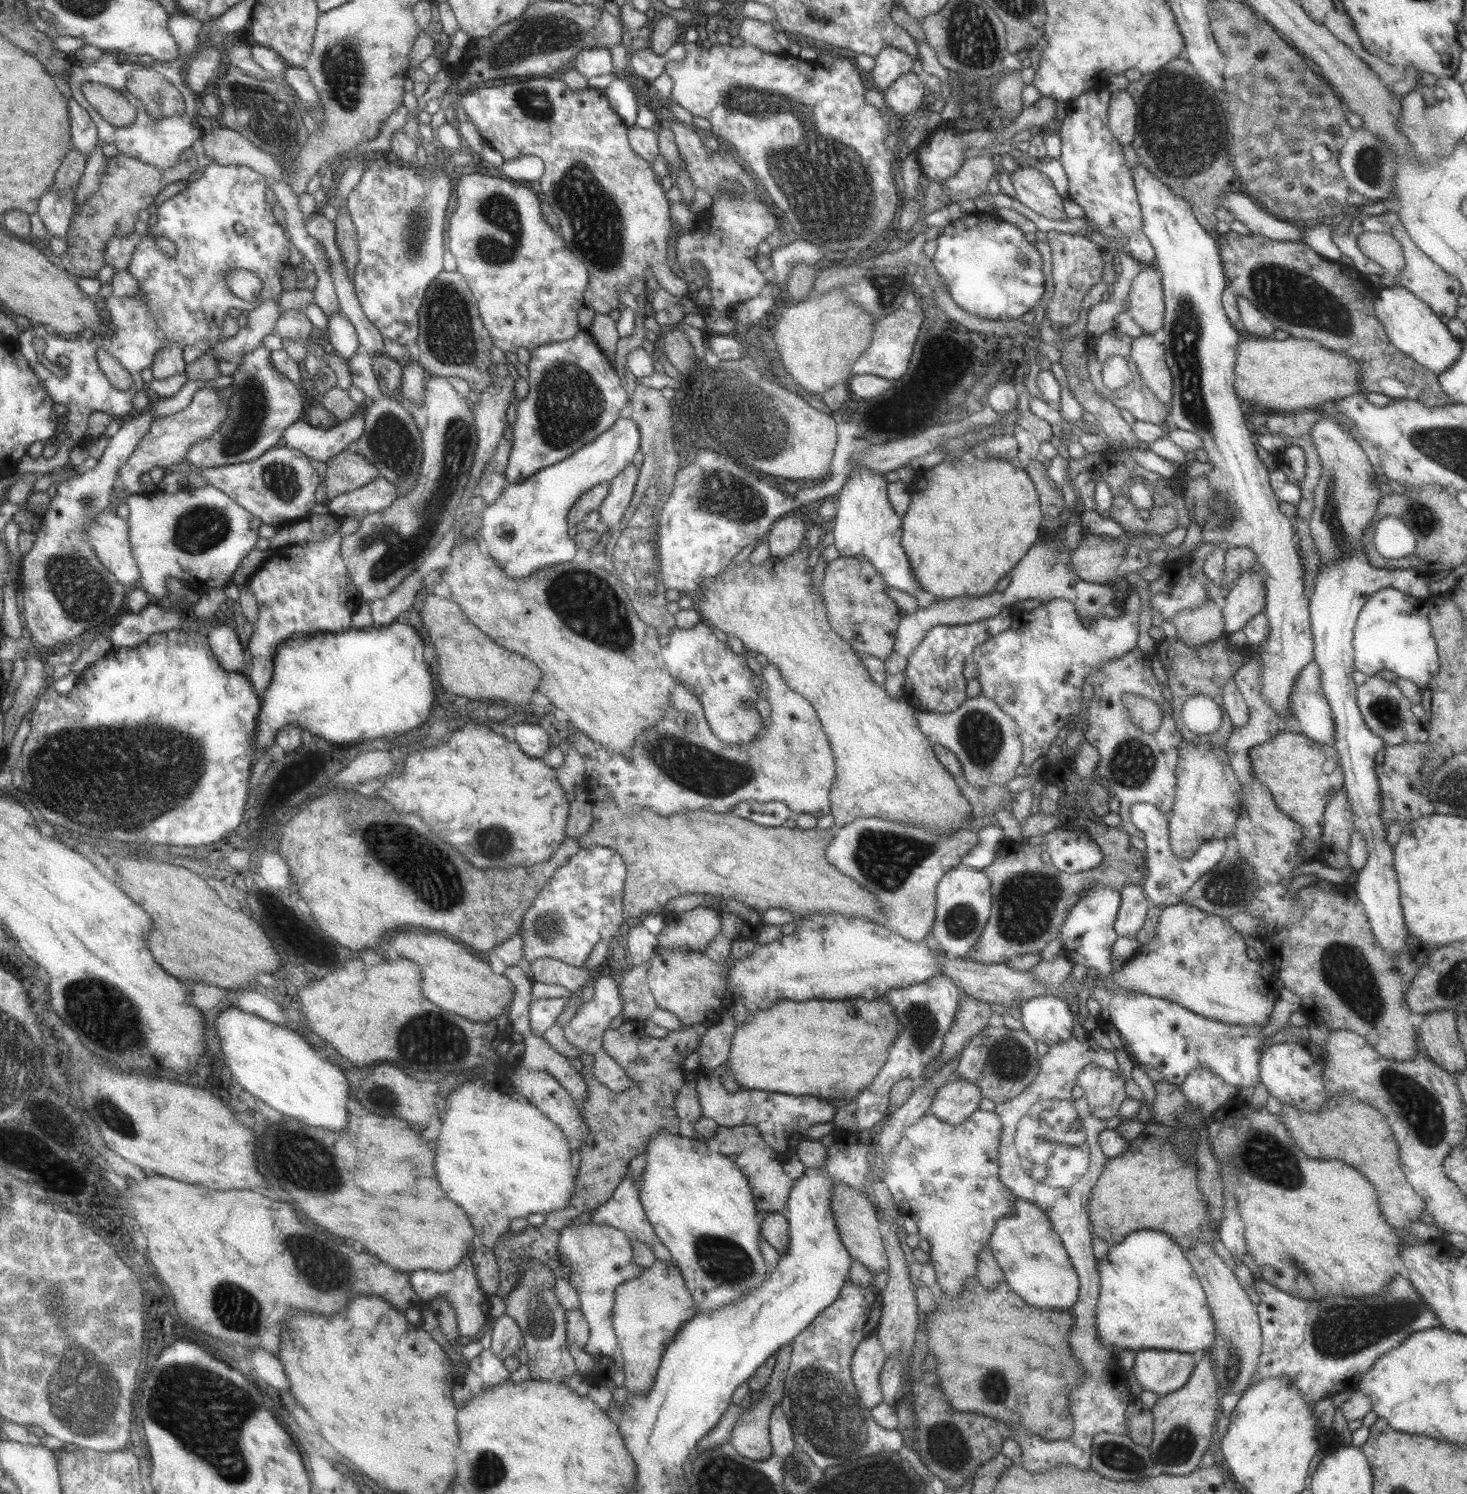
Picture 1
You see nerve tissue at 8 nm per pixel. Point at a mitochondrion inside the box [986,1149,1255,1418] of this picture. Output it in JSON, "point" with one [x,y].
{"point":[1233,1365]}

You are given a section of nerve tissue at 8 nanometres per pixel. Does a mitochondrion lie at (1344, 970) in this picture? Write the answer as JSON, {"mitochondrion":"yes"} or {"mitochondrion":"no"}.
{"mitochondrion":"yes"}

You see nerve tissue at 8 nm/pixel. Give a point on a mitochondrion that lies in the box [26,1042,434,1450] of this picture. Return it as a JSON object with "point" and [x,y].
{"point":[92,1406]}

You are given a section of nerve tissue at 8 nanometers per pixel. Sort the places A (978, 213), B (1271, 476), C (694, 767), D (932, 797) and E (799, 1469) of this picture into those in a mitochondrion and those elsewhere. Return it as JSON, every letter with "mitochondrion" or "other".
{"A":"other","B":"other","C":"mitochondrion","D":"other","E":"mitochondrion"}

